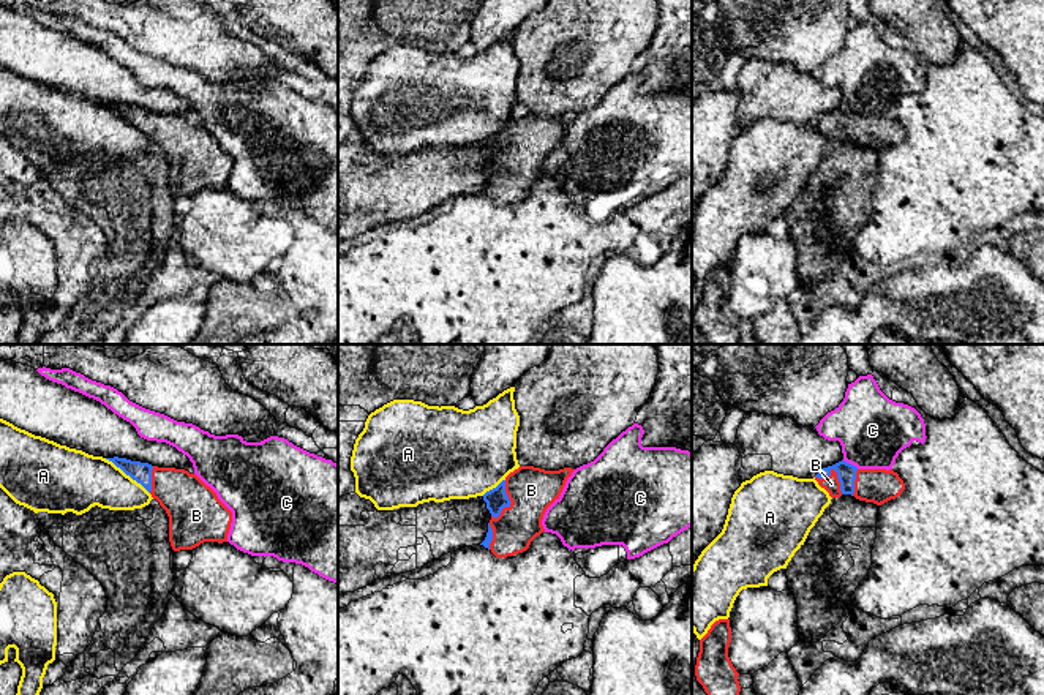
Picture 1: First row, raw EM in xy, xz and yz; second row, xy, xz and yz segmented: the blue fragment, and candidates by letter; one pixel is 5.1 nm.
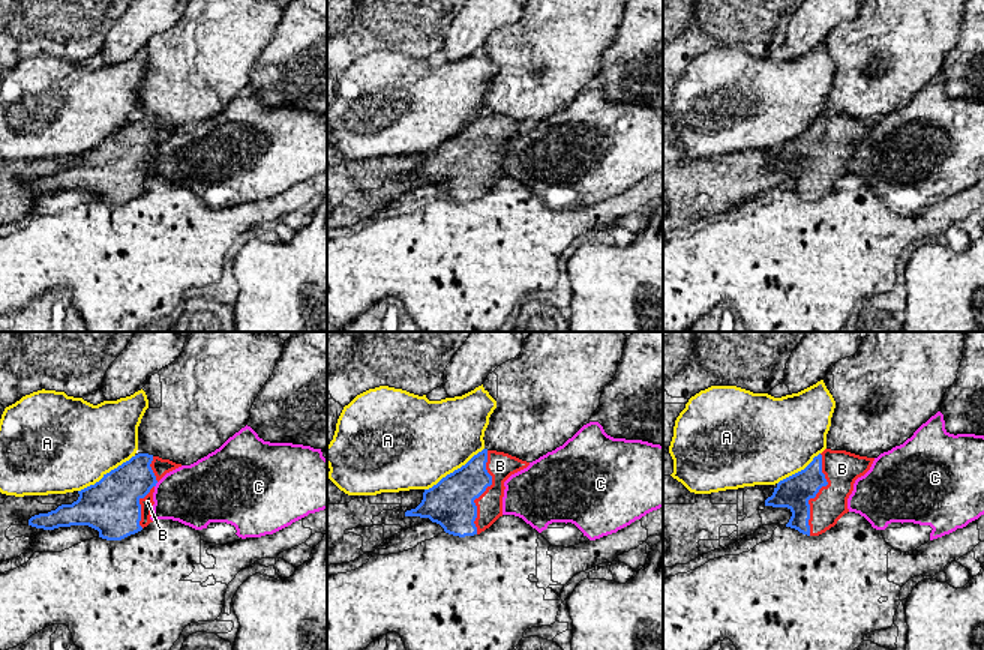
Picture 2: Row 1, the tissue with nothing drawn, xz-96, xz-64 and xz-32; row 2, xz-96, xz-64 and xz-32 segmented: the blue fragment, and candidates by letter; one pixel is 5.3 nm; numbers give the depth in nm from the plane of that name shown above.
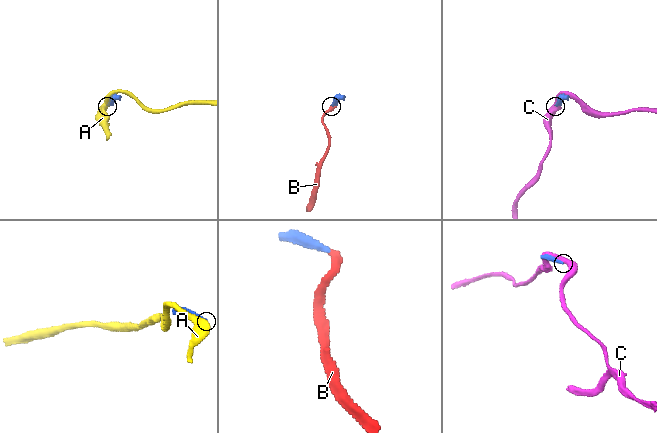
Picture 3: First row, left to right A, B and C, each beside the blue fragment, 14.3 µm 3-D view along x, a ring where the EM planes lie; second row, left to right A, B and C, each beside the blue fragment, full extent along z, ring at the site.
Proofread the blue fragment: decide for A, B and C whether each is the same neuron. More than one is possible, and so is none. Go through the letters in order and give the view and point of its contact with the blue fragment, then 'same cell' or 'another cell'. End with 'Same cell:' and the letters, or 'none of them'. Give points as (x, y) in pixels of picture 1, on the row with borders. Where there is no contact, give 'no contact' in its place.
A: contact xy (127, 474); another cell
B: contact xz (509, 501); same cell
C: contact yz (848, 463); another cell
Same cell: B

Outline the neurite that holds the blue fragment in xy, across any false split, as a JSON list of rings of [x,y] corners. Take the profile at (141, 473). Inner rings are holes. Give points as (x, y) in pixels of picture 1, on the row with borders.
[[[118,456],[106,460],[141,483],[166,510],[174,551],[193,550],[204,542],[227,542],[232,512],[196,474]]]

